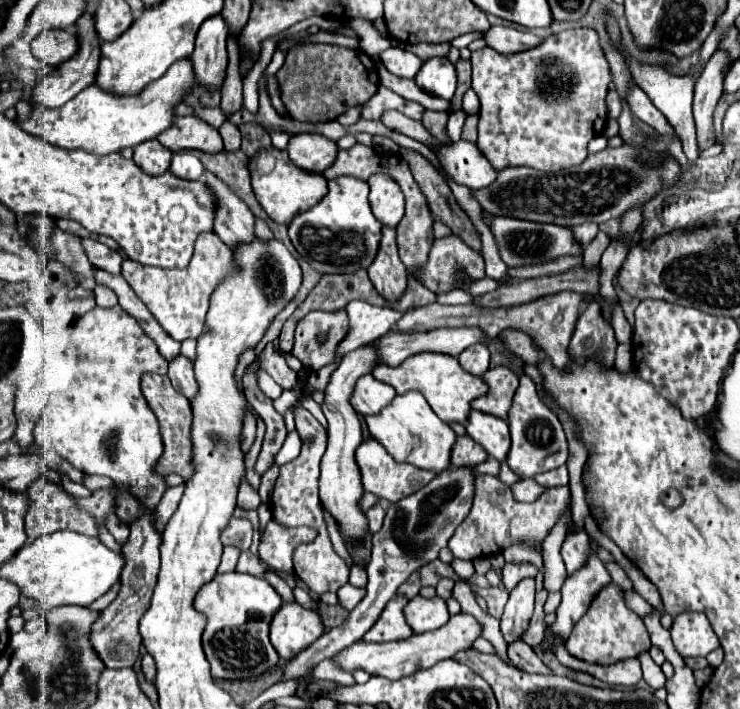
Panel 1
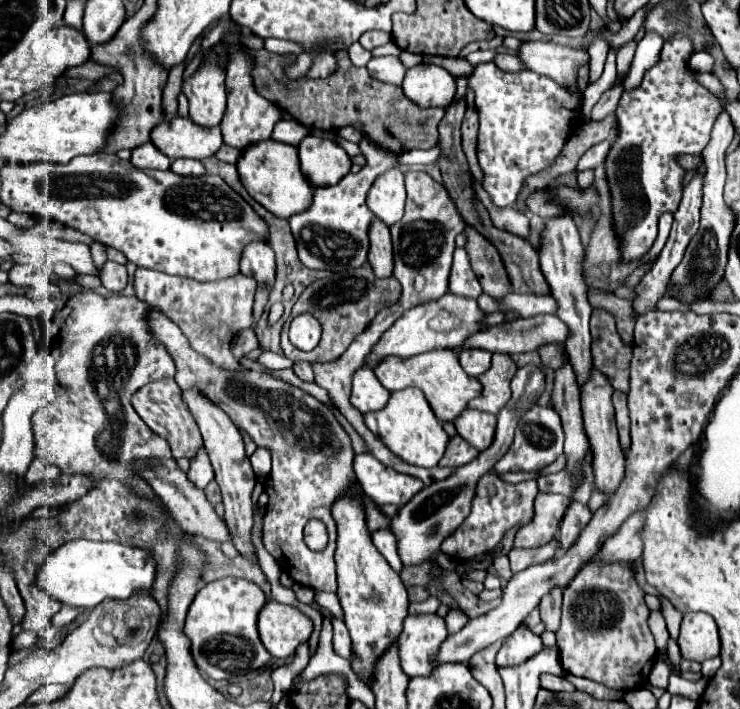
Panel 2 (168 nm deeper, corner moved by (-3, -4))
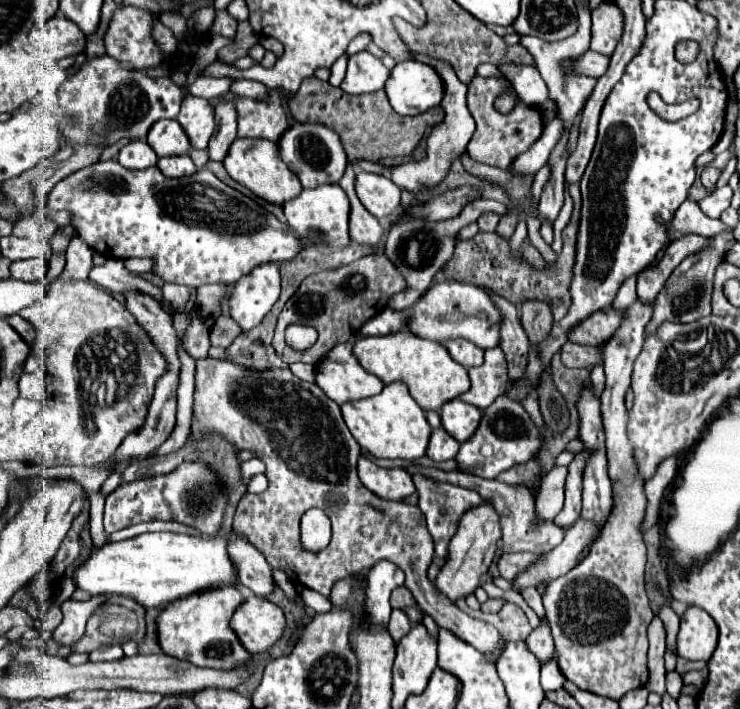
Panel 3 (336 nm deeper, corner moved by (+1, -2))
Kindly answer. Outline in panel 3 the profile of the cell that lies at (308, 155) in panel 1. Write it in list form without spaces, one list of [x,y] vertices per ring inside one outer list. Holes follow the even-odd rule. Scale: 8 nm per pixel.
[[[295,122],[289,126],[279,138],[279,156],[283,162],[291,168],[291,172],[299,178],[303,188],[315,188],[321,184],[335,184],[341,180],[347,168],[347,156],[343,150],[343,144],[339,136],[333,130],[327,130],[323,124],[311,124],[311,122]]]

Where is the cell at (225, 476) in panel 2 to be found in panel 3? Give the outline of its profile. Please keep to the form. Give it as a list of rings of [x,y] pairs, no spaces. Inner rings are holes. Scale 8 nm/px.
[[[231,532],[229,540],[229,554],[237,566],[239,582],[247,586],[255,596],[269,596],[275,590],[275,582],[271,576],[271,566],[265,562],[263,554],[251,546],[245,538],[239,538]]]

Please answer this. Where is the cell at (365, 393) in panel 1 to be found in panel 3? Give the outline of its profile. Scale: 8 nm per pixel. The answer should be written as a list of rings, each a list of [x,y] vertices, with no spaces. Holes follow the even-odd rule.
[[[351,342],[333,346],[315,366],[315,382],[337,404],[375,396],[383,390],[383,382],[363,370],[351,352]]]

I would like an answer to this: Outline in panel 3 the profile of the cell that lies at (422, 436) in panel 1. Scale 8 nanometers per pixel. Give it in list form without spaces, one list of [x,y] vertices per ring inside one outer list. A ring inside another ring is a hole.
[[[391,382],[383,388],[381,394],[343,404],[341,414],[353,438],[371,456],[403,458],[403,460],[425,456],[429,436],[431,436],[431,426],[425,418],[425,410],[421,410],[421,406],[411,398],[403,382]]]

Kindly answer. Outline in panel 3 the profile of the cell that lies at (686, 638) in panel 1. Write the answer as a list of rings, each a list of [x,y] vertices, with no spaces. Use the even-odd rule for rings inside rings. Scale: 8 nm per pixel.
[[[687,608],[681,616],[677,652],[685,660],[709,660],[717,648],[717,624],[703,608]]]

